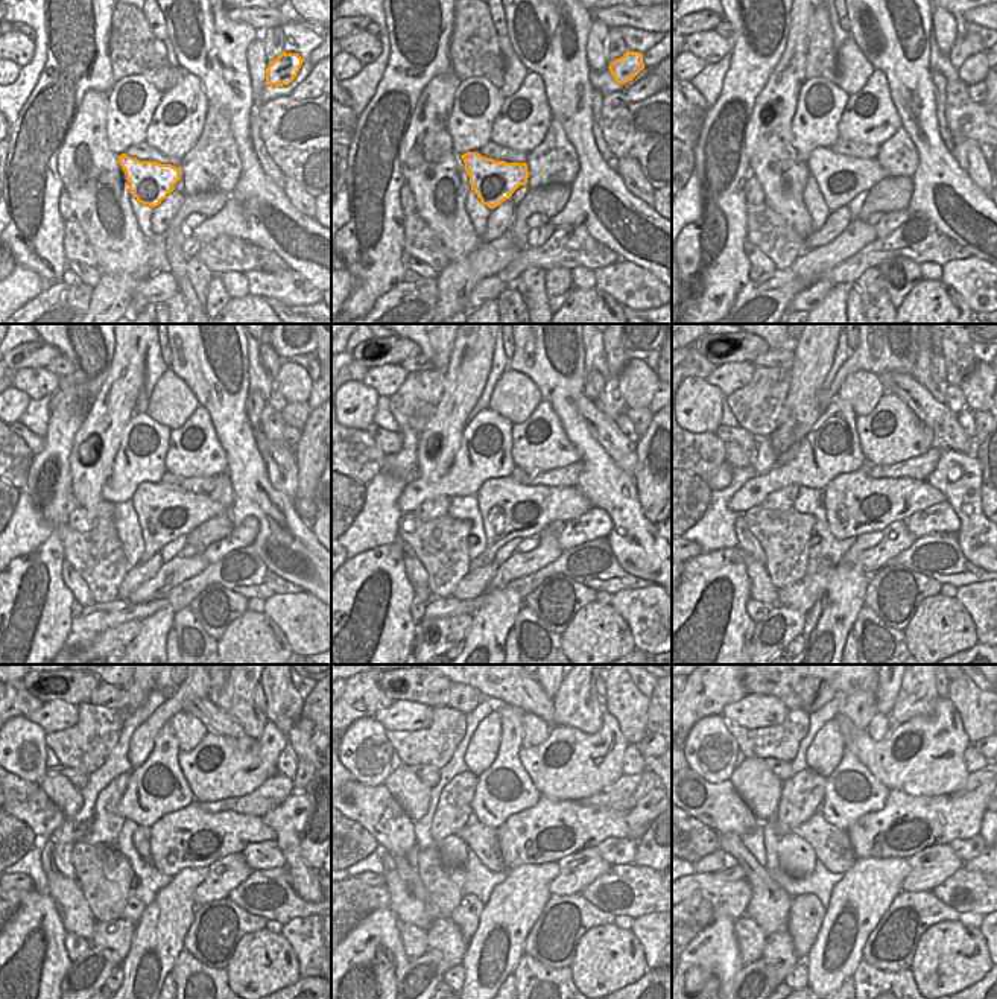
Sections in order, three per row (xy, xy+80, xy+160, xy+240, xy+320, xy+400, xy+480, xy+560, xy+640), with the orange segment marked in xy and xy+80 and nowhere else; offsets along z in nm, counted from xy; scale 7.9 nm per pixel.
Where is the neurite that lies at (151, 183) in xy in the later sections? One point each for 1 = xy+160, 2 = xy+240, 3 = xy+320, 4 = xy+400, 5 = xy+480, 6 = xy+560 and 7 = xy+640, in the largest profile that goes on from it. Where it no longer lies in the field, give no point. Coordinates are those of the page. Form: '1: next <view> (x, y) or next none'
1: next xy+160 (841, 178)
2: next xy+240 (163, 514)
3: next xy+320 (509, 510)
4: next xy+400 (854, 504)
5: next xy+480 (189, 838)
6: next xy+560 (550, 830)
7: next xy+640 (908, 824)

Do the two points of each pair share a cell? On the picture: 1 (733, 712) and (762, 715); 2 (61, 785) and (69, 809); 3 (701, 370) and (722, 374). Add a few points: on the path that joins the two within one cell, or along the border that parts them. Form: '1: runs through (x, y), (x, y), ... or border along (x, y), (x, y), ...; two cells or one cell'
1: runs through (740, 713), (754, 713); one cell
2: runs through (61, 791), (69, 799), (69, 803); one cell
3: border along (718, 367), (704, 379); two cells

